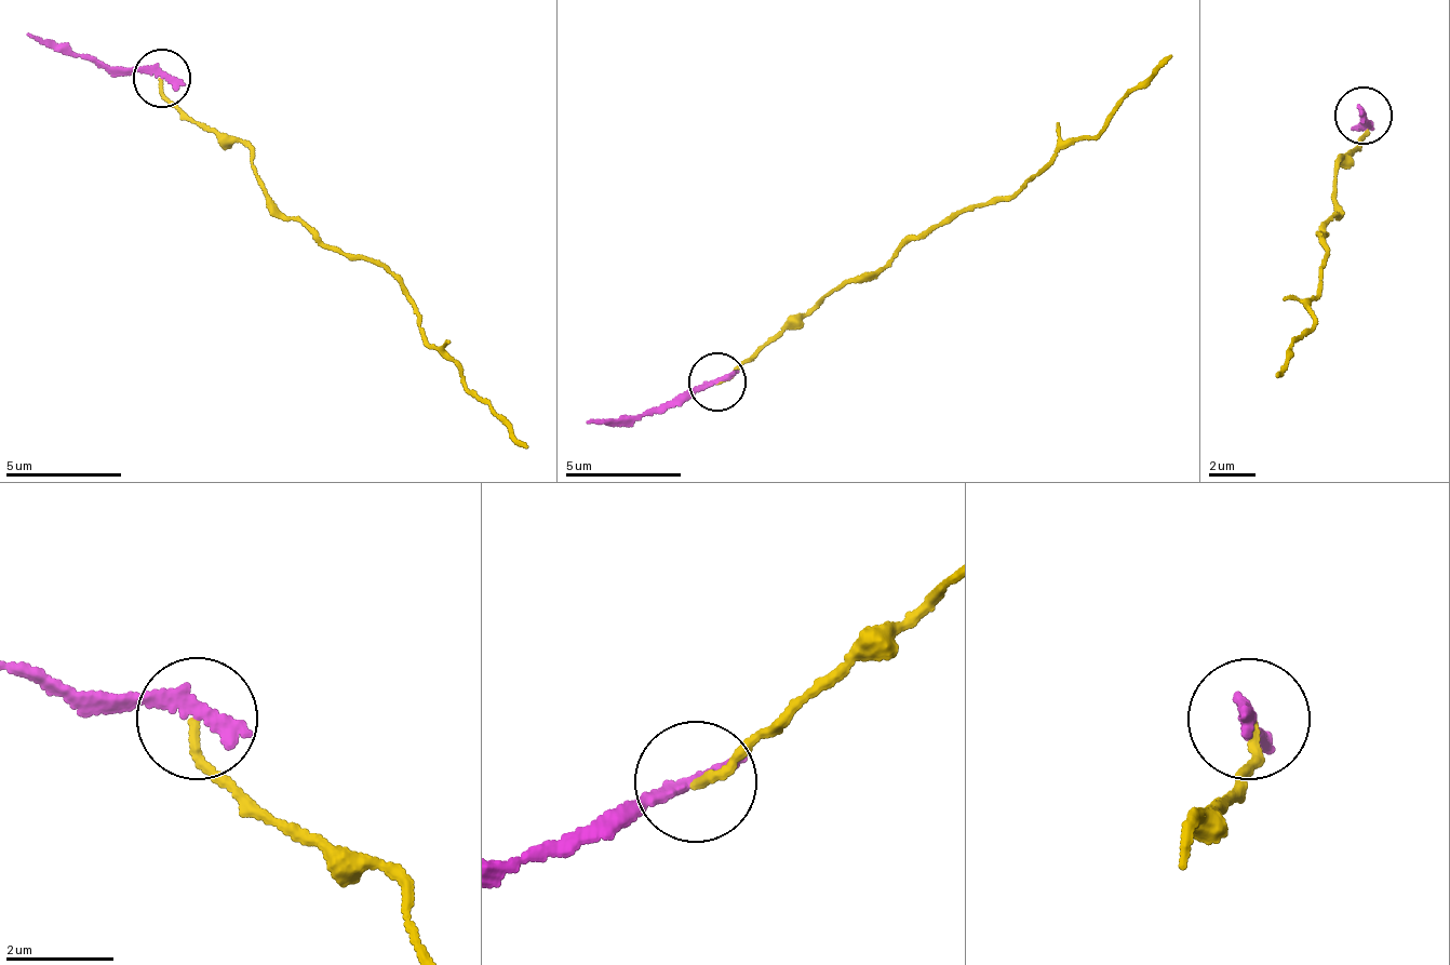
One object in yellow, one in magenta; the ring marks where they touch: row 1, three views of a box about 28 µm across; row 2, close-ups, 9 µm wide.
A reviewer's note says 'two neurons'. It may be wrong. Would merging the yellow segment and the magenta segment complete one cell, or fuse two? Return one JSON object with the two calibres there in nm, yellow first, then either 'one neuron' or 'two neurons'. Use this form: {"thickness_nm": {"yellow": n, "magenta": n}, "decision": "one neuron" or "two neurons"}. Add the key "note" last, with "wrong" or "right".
{"thickness_nm": {"yellow": 150, "magenta": 320}, "decision": "two neurons", "note": "right"}

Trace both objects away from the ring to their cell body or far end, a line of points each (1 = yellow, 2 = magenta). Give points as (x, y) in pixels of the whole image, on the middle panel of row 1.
1: (717, 380), (736, 372), (817, 302), (929, 228), (1018, 188), (1078, 135), (1097, 137), (1172, 55)
2: (717, 380), (679, 391), (632, 419), (586, 419)

